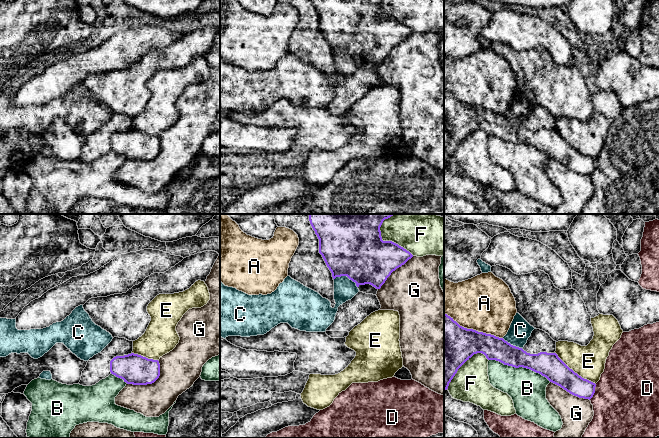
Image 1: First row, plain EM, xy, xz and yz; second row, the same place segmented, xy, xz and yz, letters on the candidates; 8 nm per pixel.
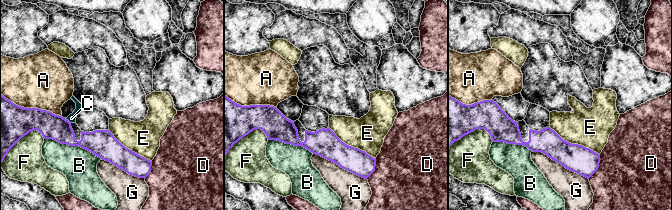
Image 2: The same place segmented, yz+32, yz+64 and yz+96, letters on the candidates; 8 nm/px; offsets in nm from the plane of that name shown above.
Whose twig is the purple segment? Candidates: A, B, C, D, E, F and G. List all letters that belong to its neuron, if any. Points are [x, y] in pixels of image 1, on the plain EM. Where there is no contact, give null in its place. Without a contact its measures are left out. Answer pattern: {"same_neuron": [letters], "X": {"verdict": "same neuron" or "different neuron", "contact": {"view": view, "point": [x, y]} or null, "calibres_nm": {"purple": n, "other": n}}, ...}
{"same_neuron": ["E"], "A": {"verdict": "different neuron", "contact": {"view": "yz", "point": [472, 105]}, "calibres_nm": {"purple": 400, "other": 460}}, "B": {"verdict": "different neuron", "contact": {"view": "yz", "point": [520, 142]}, "calibres_nm": {"purple": 200, "other": 300}}, "C": {"verdict": "different neuron", "contact": {"view": "xz", "point": [346, 51]}, "calibres_nm": {"purple": 440, "other": 180}}, "D": {"verdict": "different neuron", "contact": {"view": "yz", "point": [594, 168]}, "calibres_nm": {"purple": 160, "other": 500}}, "E": {"verdict": "same neuron", "contact": {"view": "yz", "point": [574, 148]}, "calibres_nm": {"purple": 200, "other": 260}}, "F": {"verdict": "different neuron", "contact": {"view": "yz", "point": [462, 140]}, "calibres_nm": {"purple": 420, "other": 300}}, "G": {"verdict": "different neuron", "contact": {"view": "xy", "point": [150, 159]}, "calibres_nm": {"purple": 240, "other": 300}}}

